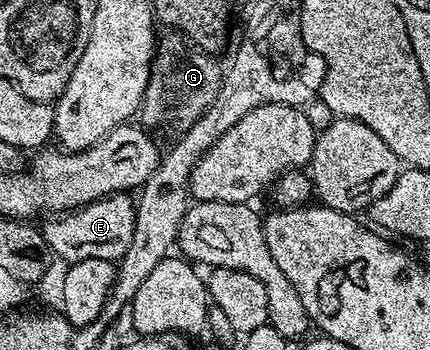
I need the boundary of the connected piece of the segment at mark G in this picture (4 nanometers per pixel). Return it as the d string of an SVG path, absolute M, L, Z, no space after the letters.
M168 32L159 39L156 57L152 60L150 80L144 98L140 101L138 118L145 127L169 126L175 132L189 130L214 104L222 77L222 66L213 55L192 45L183 34Z

